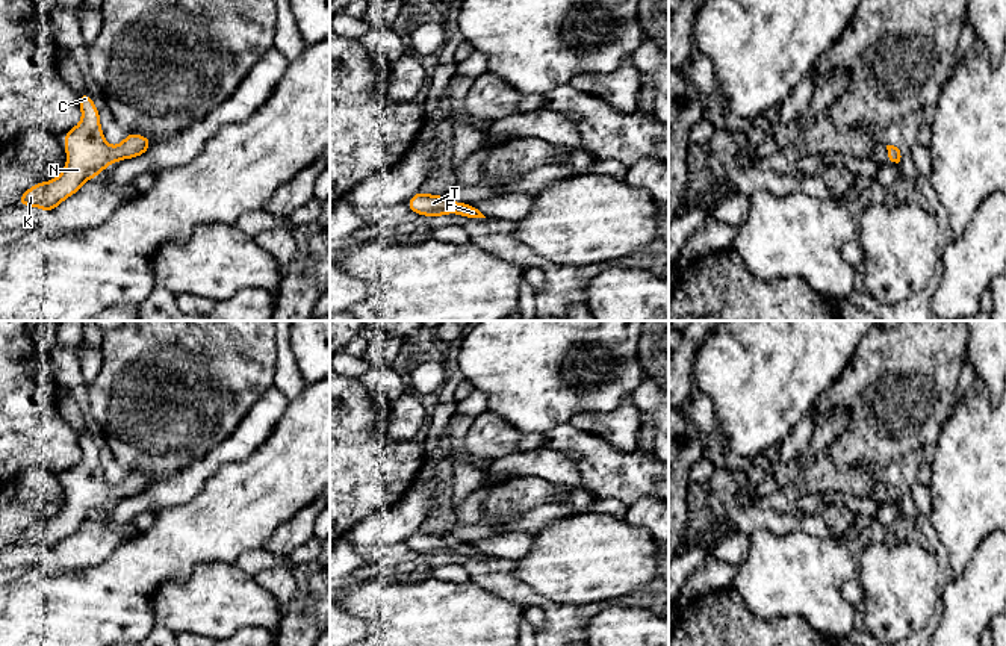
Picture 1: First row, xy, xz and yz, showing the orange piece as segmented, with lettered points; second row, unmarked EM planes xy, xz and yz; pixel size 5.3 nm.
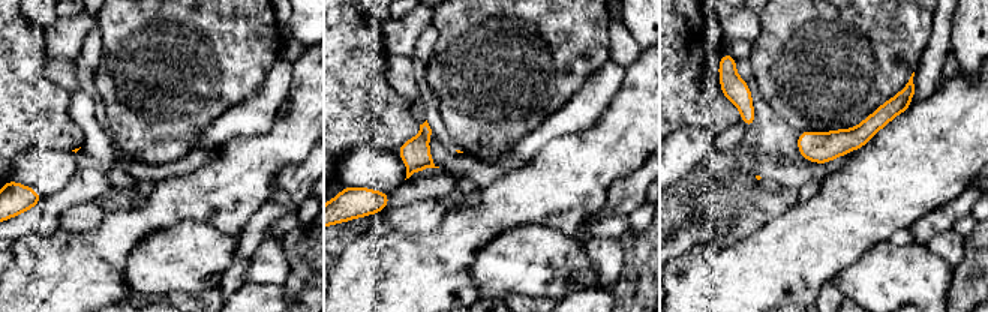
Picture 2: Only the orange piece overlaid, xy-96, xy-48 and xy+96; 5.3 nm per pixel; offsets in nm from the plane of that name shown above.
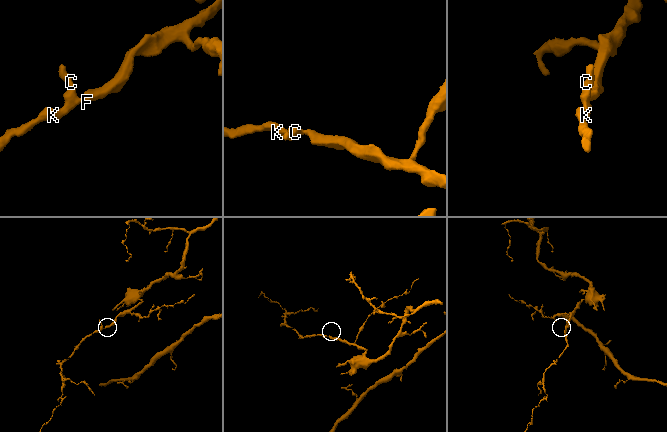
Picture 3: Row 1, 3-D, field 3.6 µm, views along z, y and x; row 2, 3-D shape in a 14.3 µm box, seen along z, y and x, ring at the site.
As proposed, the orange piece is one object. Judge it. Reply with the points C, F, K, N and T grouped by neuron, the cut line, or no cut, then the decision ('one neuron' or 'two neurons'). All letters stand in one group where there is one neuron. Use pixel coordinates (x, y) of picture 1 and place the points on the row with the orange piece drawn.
C F K N T; no cut; one neuron

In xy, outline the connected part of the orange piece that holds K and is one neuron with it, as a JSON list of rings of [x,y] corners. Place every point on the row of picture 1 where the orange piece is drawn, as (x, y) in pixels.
[[[79,92],[79,106],[82,121],[64,138],[68,156],[64,171],[54,180],[39,182],[23,192],[17,206],[51,212],[74,195],[85,182],[98,177],[110,163],[139,157],[153,145],[148,138],[139,133],[127,133],[120,145],[109,145],[100,126],[100,112],[86,92]]]

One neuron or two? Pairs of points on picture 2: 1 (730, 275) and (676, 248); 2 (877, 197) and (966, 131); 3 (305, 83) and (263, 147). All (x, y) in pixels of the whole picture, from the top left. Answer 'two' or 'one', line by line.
1: two
2: one
3: one

